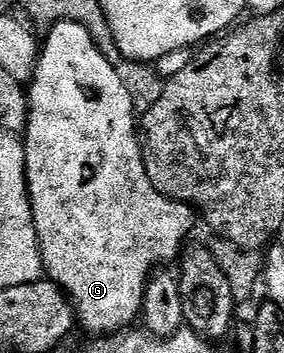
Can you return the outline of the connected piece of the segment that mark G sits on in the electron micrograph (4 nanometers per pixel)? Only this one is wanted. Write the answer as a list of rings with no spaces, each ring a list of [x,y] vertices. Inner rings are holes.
[[[61,21],[50,25],[46,33],[47,41],[41,44],[39,61],[35,67],[35,79],[29,85],[27,94],[27,122],[25,125],[25,147],[27,150],[27,192],[31,195],[31,209],[33,210],[33,222],[39,239],[39,249],[43,255],[43,270],[46,279],[52,282],[69,297],[75,307],[75,314],[80,325],[83,324],[91,334],[110,334],[124,331],[140,319],[143,310],[143,299],[147,289],[147,281],[151,279],[153,270],[160,266],[167,266],[170,260],[178,261],[184,251],[183,243],[191,232],[191,215],[193,209],[190,204],[180,204],[178,200],[171,200],[168,196],[162,196],[149,182],[149,174],[145,170],[143,161],[143,149],[141,136],[137,131],[137,115],[135,113],[134,100],[129,91],[121,82],[117,70],[109,64],[105,55],[93,42],[89,30],[85,26],[73,21]]]

